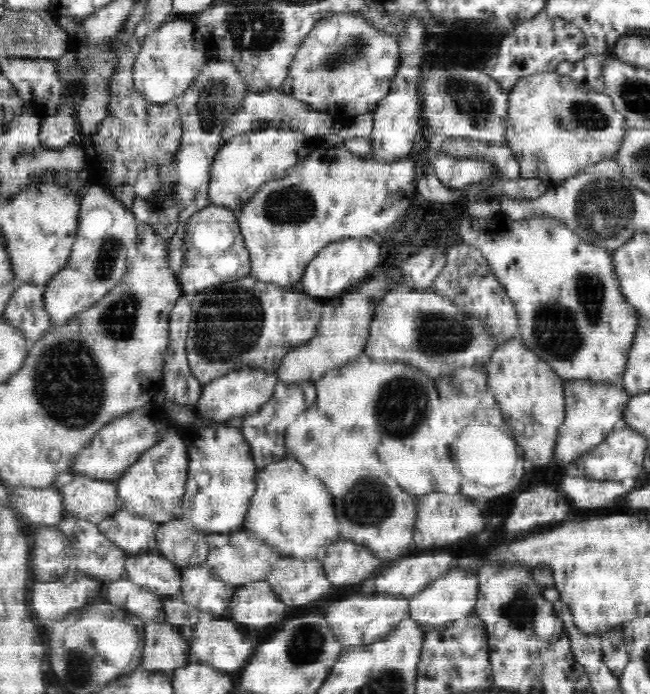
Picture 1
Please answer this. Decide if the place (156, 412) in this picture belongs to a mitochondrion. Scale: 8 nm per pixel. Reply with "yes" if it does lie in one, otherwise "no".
no

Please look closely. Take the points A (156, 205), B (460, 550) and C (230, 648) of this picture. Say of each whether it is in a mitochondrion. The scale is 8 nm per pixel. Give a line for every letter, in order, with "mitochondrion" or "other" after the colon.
A: other
B: other
C: other

